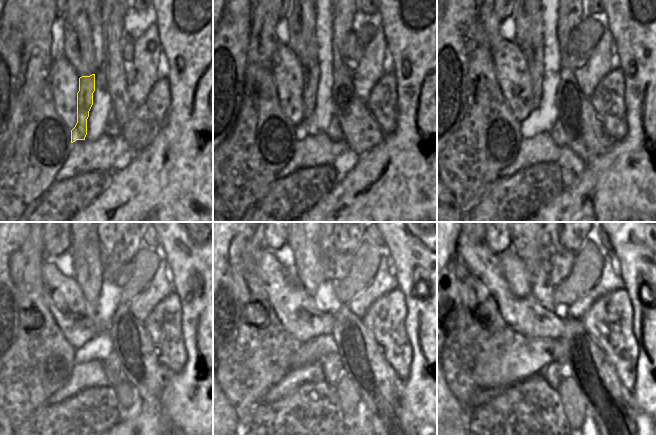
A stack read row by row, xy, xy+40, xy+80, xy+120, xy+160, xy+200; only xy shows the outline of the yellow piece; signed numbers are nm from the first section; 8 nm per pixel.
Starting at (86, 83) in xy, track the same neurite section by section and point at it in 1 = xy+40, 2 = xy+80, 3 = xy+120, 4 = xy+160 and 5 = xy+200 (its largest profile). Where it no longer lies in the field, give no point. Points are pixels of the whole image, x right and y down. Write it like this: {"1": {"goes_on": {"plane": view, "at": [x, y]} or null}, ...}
{"1": {"goes_on": {"plane": "xy+40", "at": [310, 65]}}, "2": {"goes_on": {"plane": "xy+80", "at": [533, 51]}}, "3": {"goes_on": {"plane": "xy+120", "at": [88, 272]}}, "4": {"goes_on": {"plane": "xy+160", "at": [310, 274]}}, "5": {"goes_on": {"plane": "xy+200", "at": [536, 274]}}}

